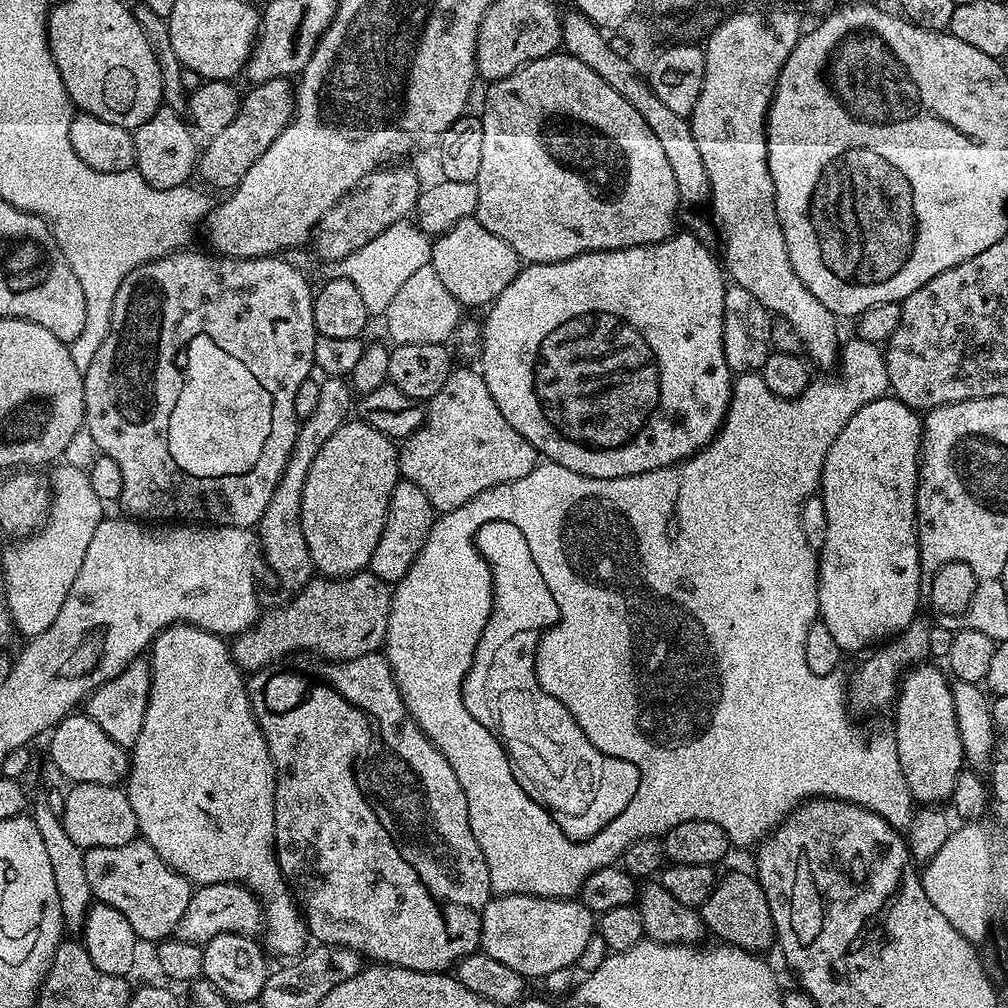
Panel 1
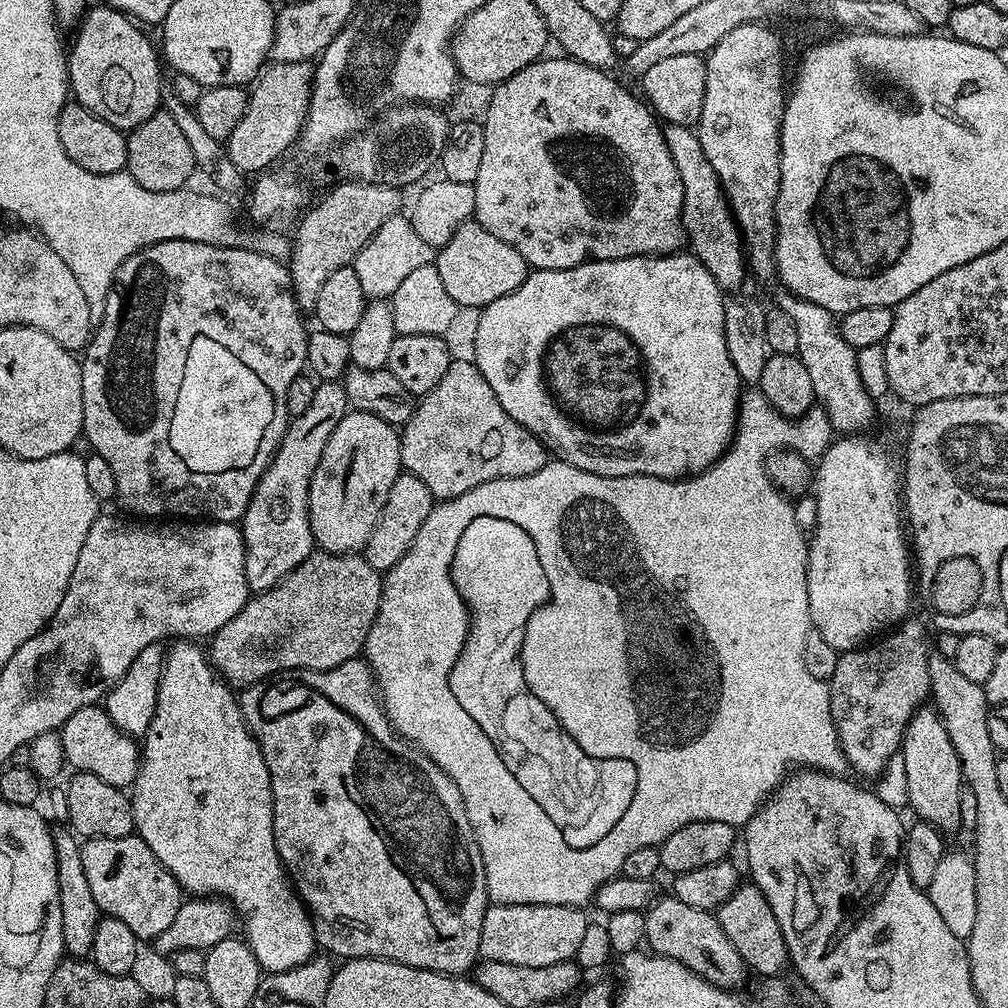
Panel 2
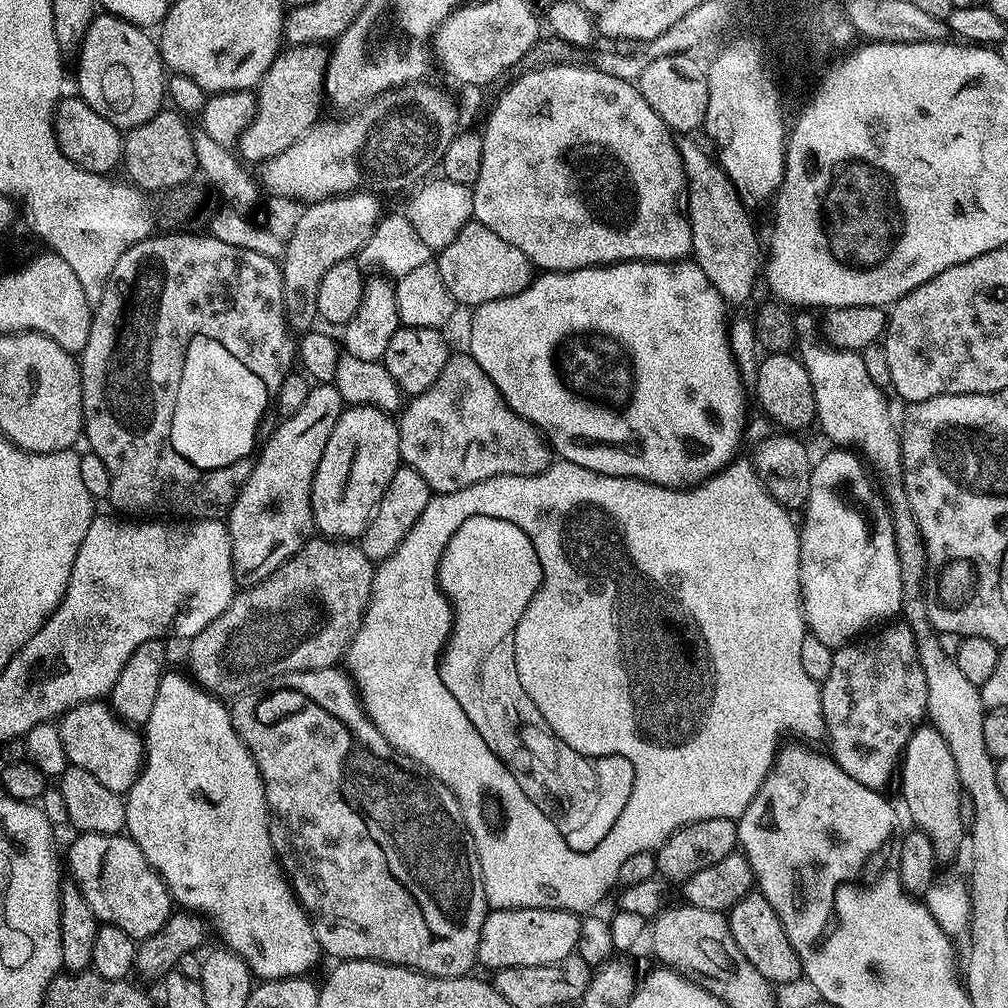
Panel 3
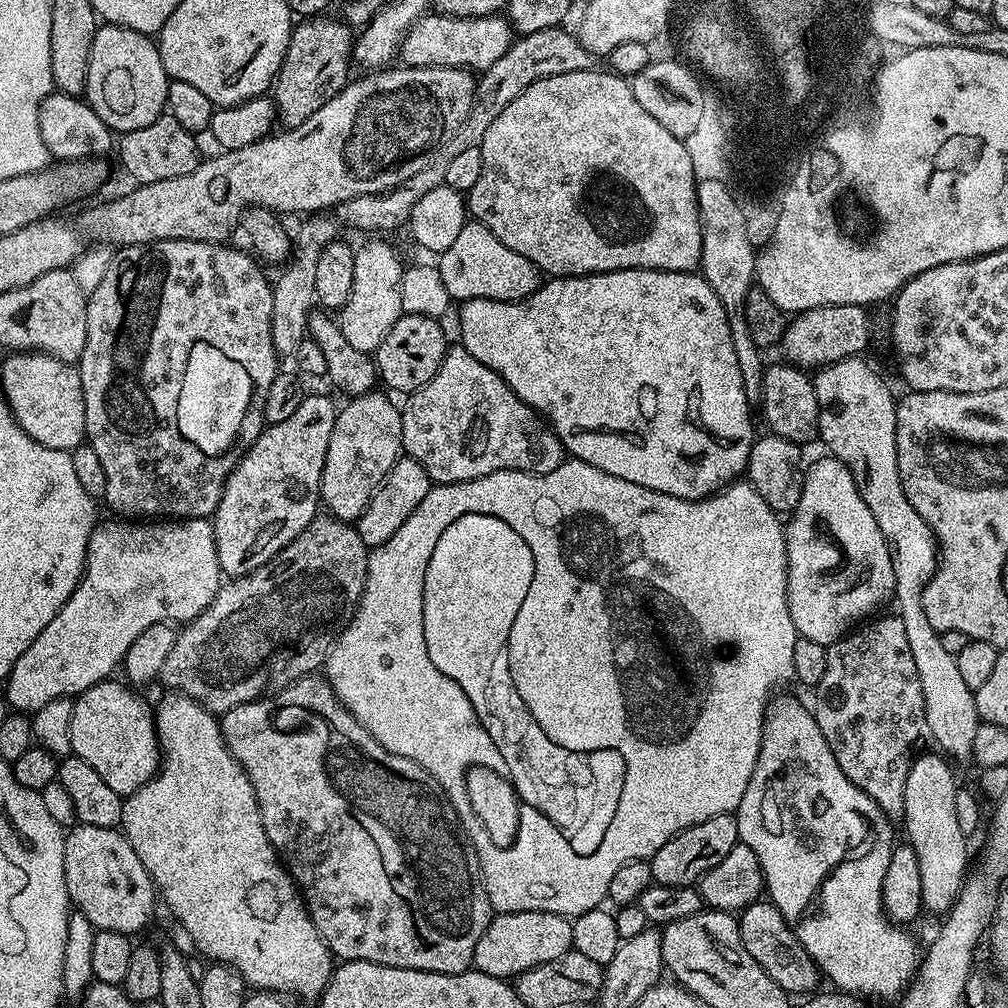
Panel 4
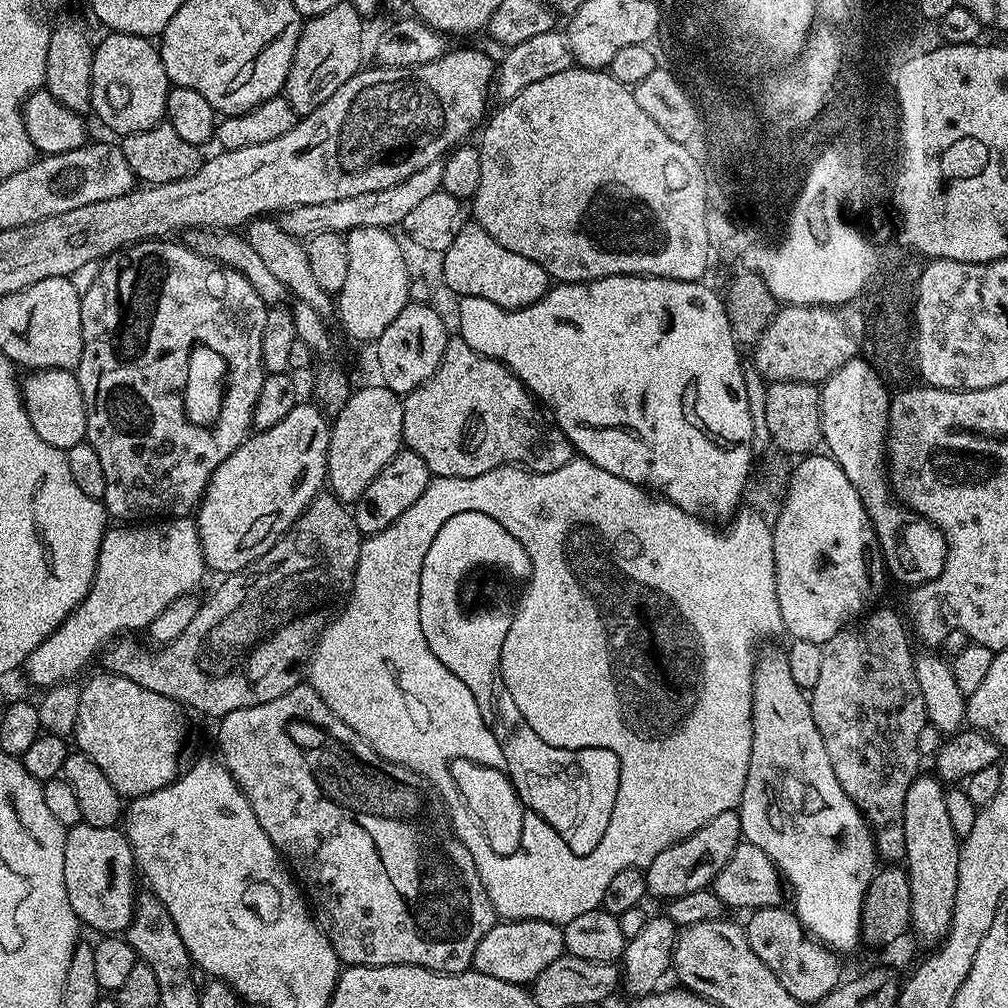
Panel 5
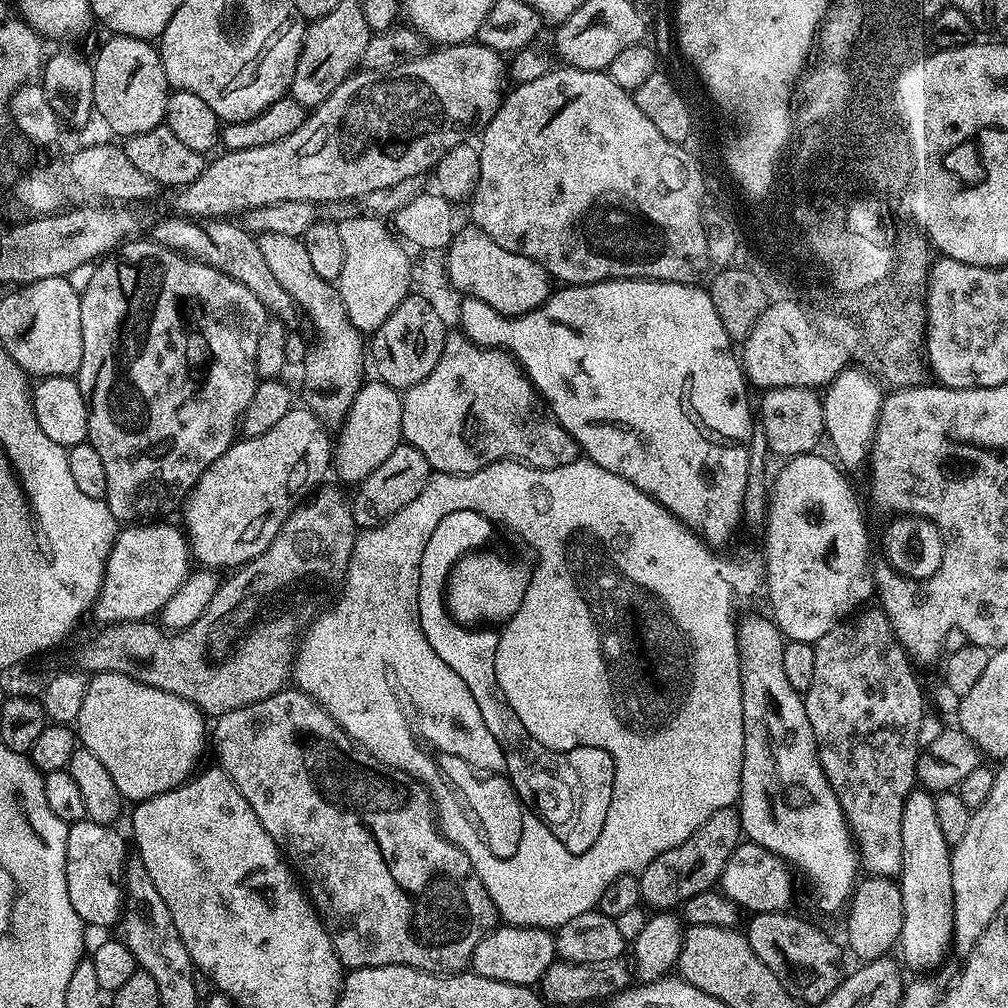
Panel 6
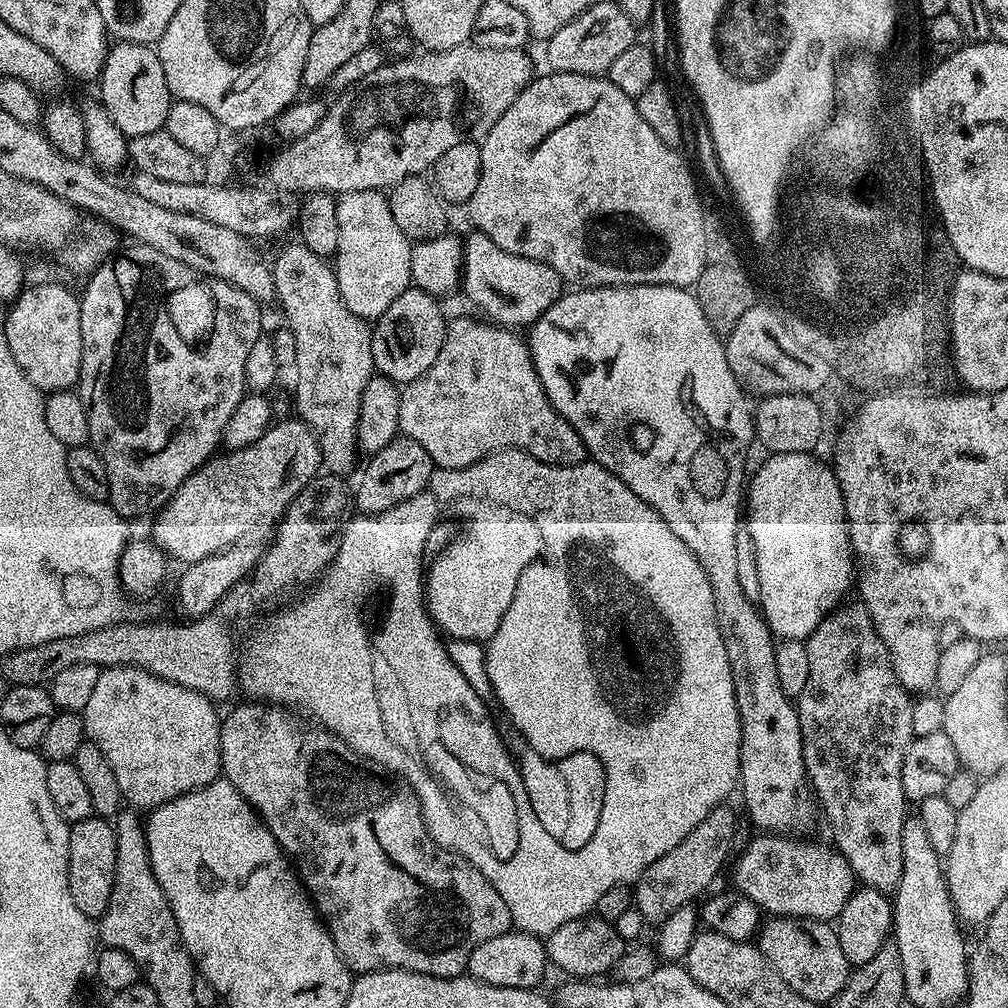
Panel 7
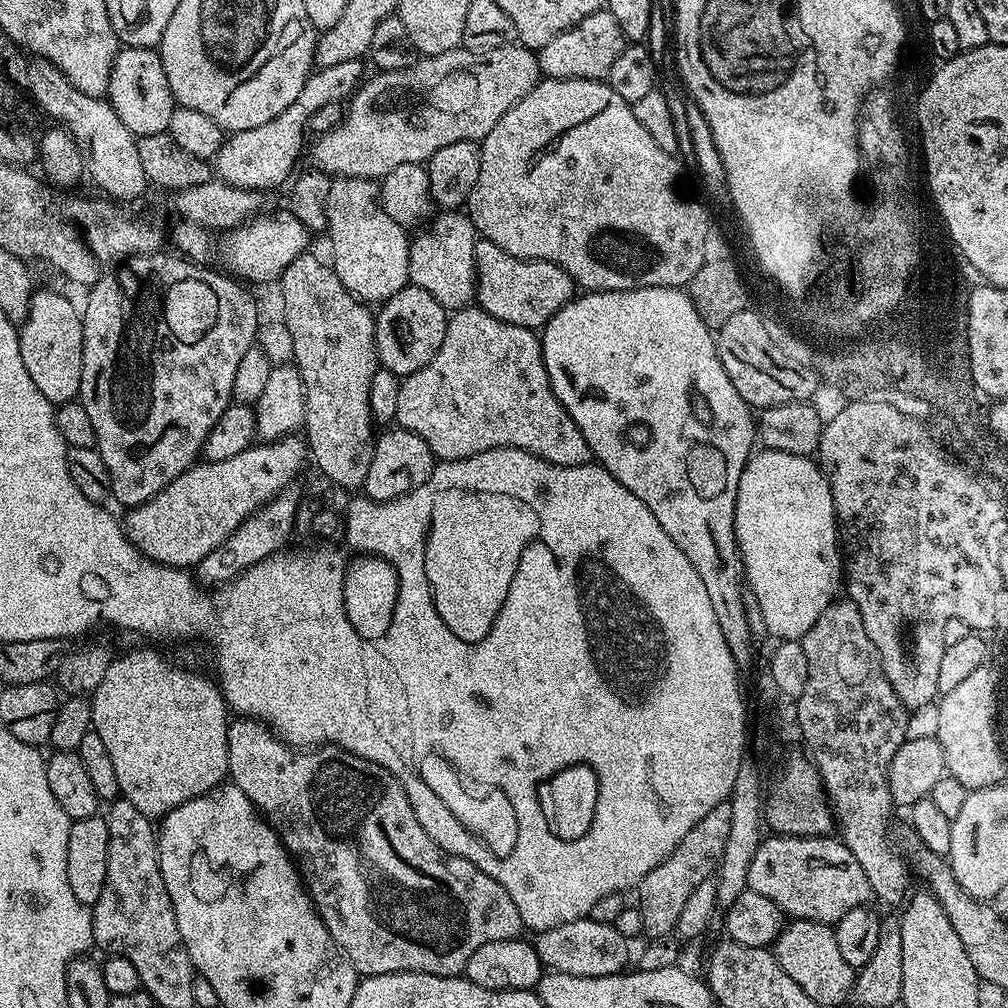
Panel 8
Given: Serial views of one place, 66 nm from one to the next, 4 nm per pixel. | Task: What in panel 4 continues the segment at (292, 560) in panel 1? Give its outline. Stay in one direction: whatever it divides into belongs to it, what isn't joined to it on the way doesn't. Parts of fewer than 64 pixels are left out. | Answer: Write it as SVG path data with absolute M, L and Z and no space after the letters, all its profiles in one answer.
M305 395L298 410L282 422L268 424L265 432L249 446L248 453L229 471L222 498L211 517L220 571L225 577L245 576L258 570L310 526L322 504L322 466L326 462L326 446L330 446L330 430L334 430L337 411L338 404L330 397Z

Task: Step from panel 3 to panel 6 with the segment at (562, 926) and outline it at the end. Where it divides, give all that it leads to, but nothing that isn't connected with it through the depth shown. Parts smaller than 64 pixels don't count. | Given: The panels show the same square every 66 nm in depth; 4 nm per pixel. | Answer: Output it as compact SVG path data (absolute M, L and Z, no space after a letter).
M497 926L474 946L470 968L482 978L494 978L494 982L536 986L557 960L556 938L549 929Z

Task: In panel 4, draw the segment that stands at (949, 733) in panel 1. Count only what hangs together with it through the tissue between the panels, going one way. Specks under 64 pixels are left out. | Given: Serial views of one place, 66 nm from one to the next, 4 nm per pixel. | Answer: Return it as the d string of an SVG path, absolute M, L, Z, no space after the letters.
M928 752L925 756L917 755L913 759L912 769L906 778L902 827L908 831L907 843L911 844L914 852L918 854L919 866L922 870L924 908L932 912L941 910L947 914L964 888L966 873L969 871L970 840L958 827L958 817L954 811L958 781L952 773L953 765L943 755L933 752Z

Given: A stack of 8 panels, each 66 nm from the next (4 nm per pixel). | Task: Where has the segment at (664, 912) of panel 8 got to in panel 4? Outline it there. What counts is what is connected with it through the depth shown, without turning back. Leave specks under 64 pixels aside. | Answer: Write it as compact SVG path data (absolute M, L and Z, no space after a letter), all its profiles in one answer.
M725 814L715 816L706 822L698 822L686 830L682 830L662 850L658 850L651 858L652 879L655 883L679 888L691 888L709 872L739 841L740 835L736 829L735 815Z

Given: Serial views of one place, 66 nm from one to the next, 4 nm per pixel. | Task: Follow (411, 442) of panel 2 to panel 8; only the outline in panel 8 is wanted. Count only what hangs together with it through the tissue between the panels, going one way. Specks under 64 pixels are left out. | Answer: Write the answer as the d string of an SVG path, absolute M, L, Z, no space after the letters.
M478 306L455 309L448 317L446 338L442 338L438 354L422 370L401 379L395 423L418 434L440 462L470 458L491 448L521 448L559 468L582 466L594 460L582 430L578 430L550 386L540 336L531 328L502 322Z

